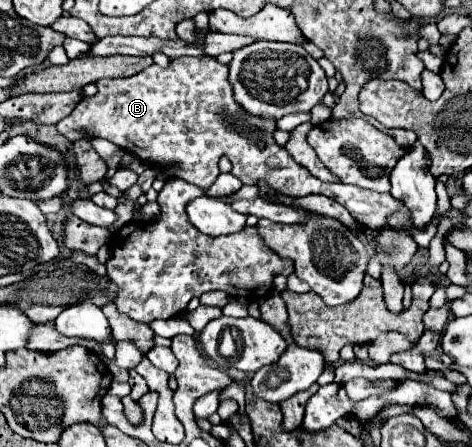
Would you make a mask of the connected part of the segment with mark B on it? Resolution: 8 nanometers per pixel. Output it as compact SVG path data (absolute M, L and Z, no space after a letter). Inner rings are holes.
M171 57L169 67L151 65L143 73L137 73L127 79L101 79L97 83L97 93L89 101L81 101L69 117L57 123L57 131L69 141L81 139L107 139L121 147L127 153L135 153L139 161L149 167L177 167L171 177L189 181L197 187L207 189L219 175L217 163L221 157L229 157L233 165L233 175L241 179L243 185L257 185L257 181L265 181L271 189L285 193L289 197L305 197L311 193L325 195L343 205L355 219L367 223L367 227L377 232L385 223L394 227L407 223L407 209L399 201L395 201L389 193L375 193L367 189L359 189L355 185L345 183L325 183L313 177L305 167L297 165L293 157L289 157L287 149L281 147L273 133L277 131L277 119L261 121L261 117L247 115L237 101L233 99L233 85L229 83L229 67L221 65L215 57ZM243 119L243 127L237 127L235 121Z

